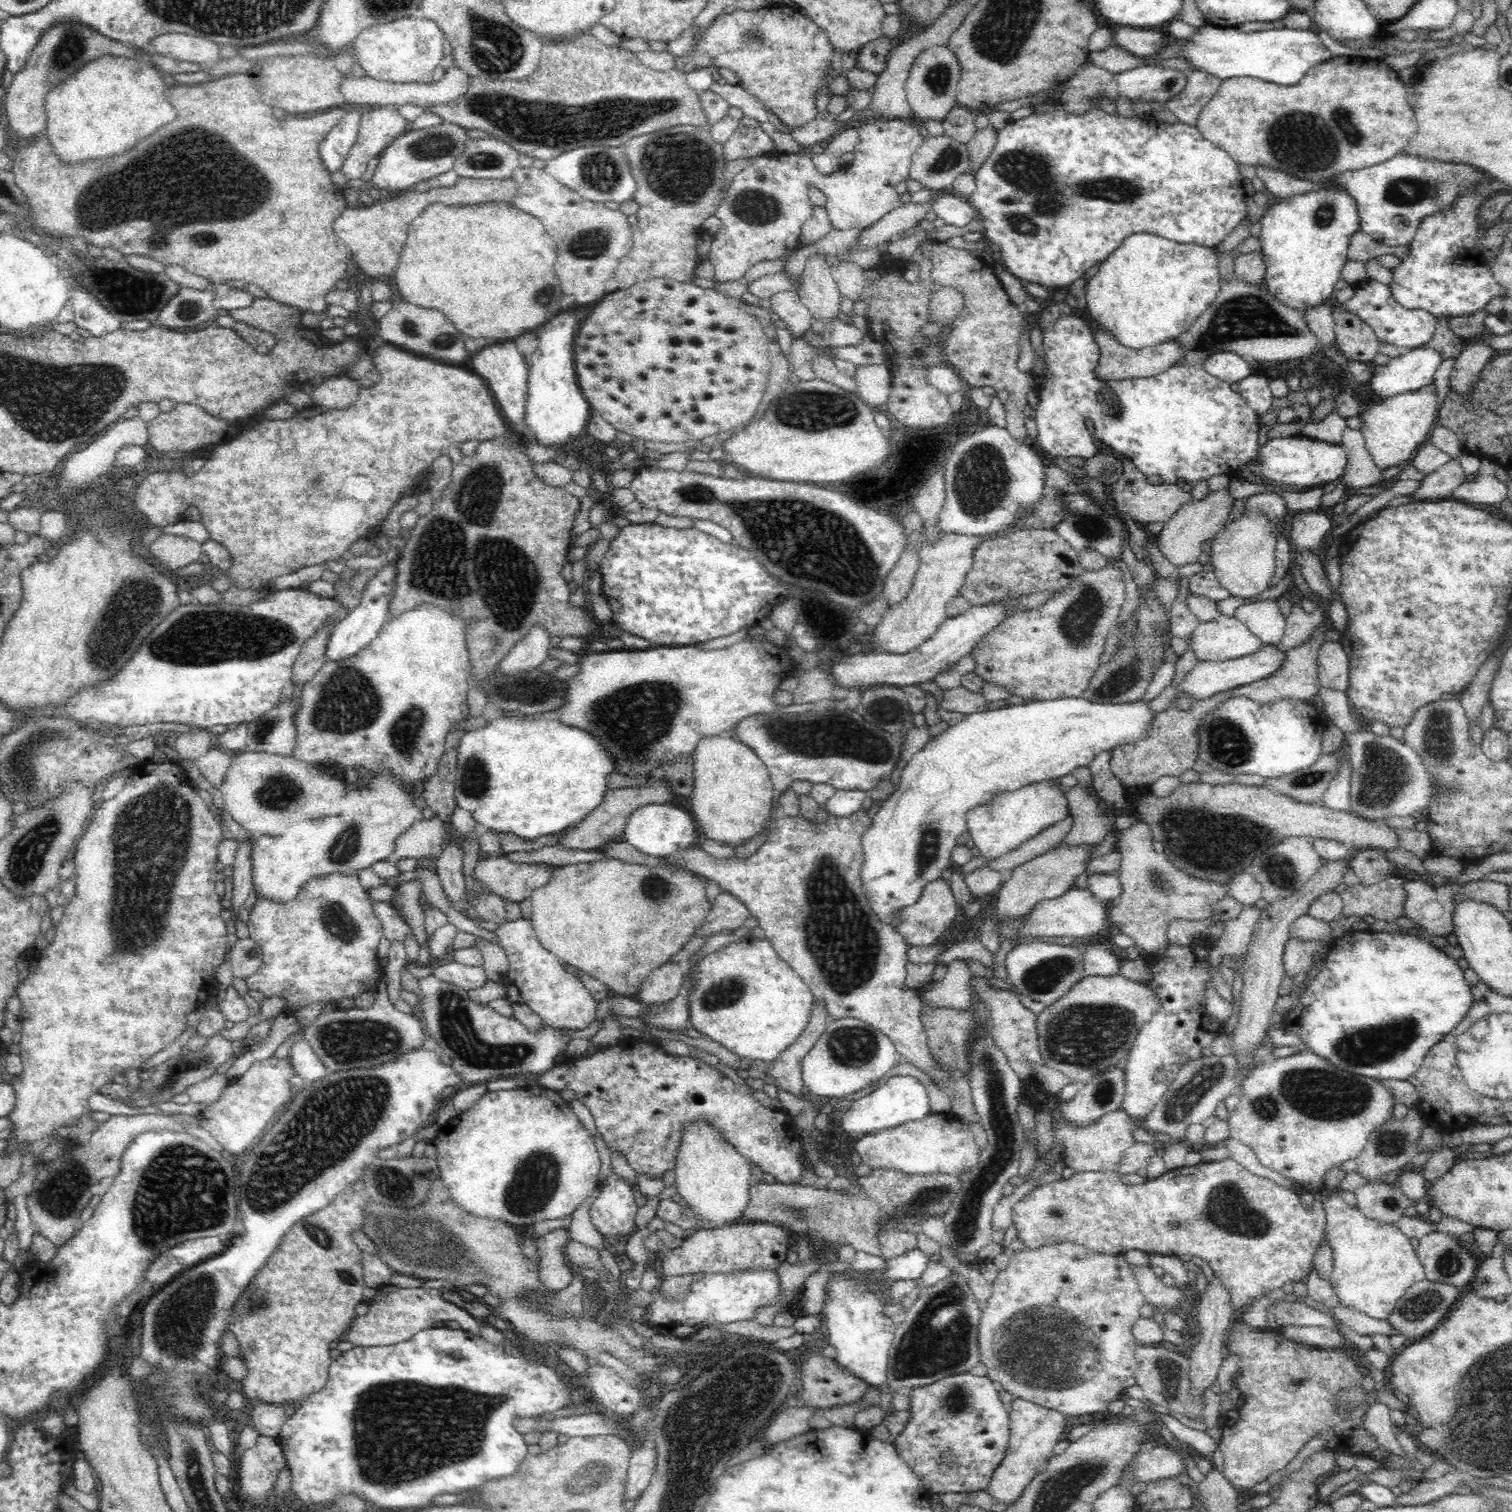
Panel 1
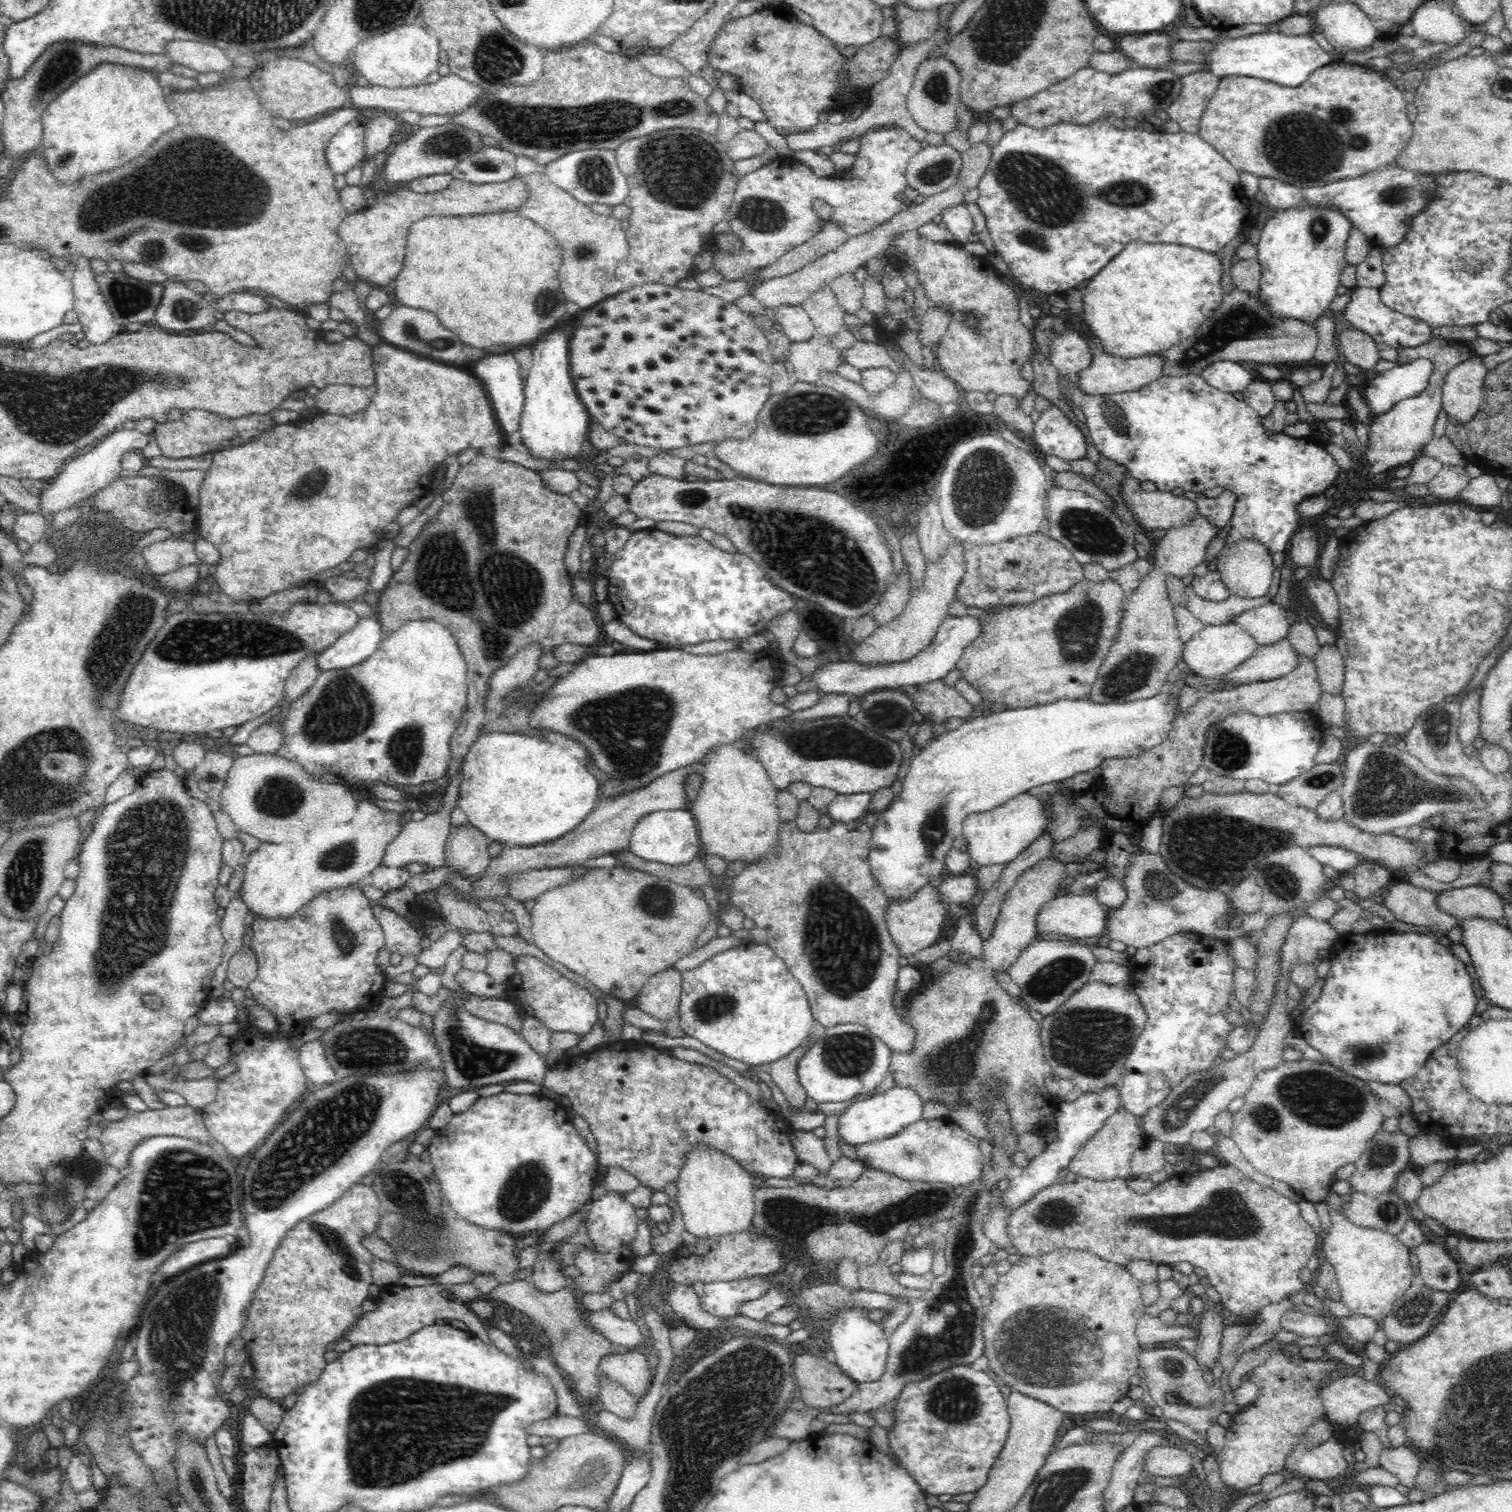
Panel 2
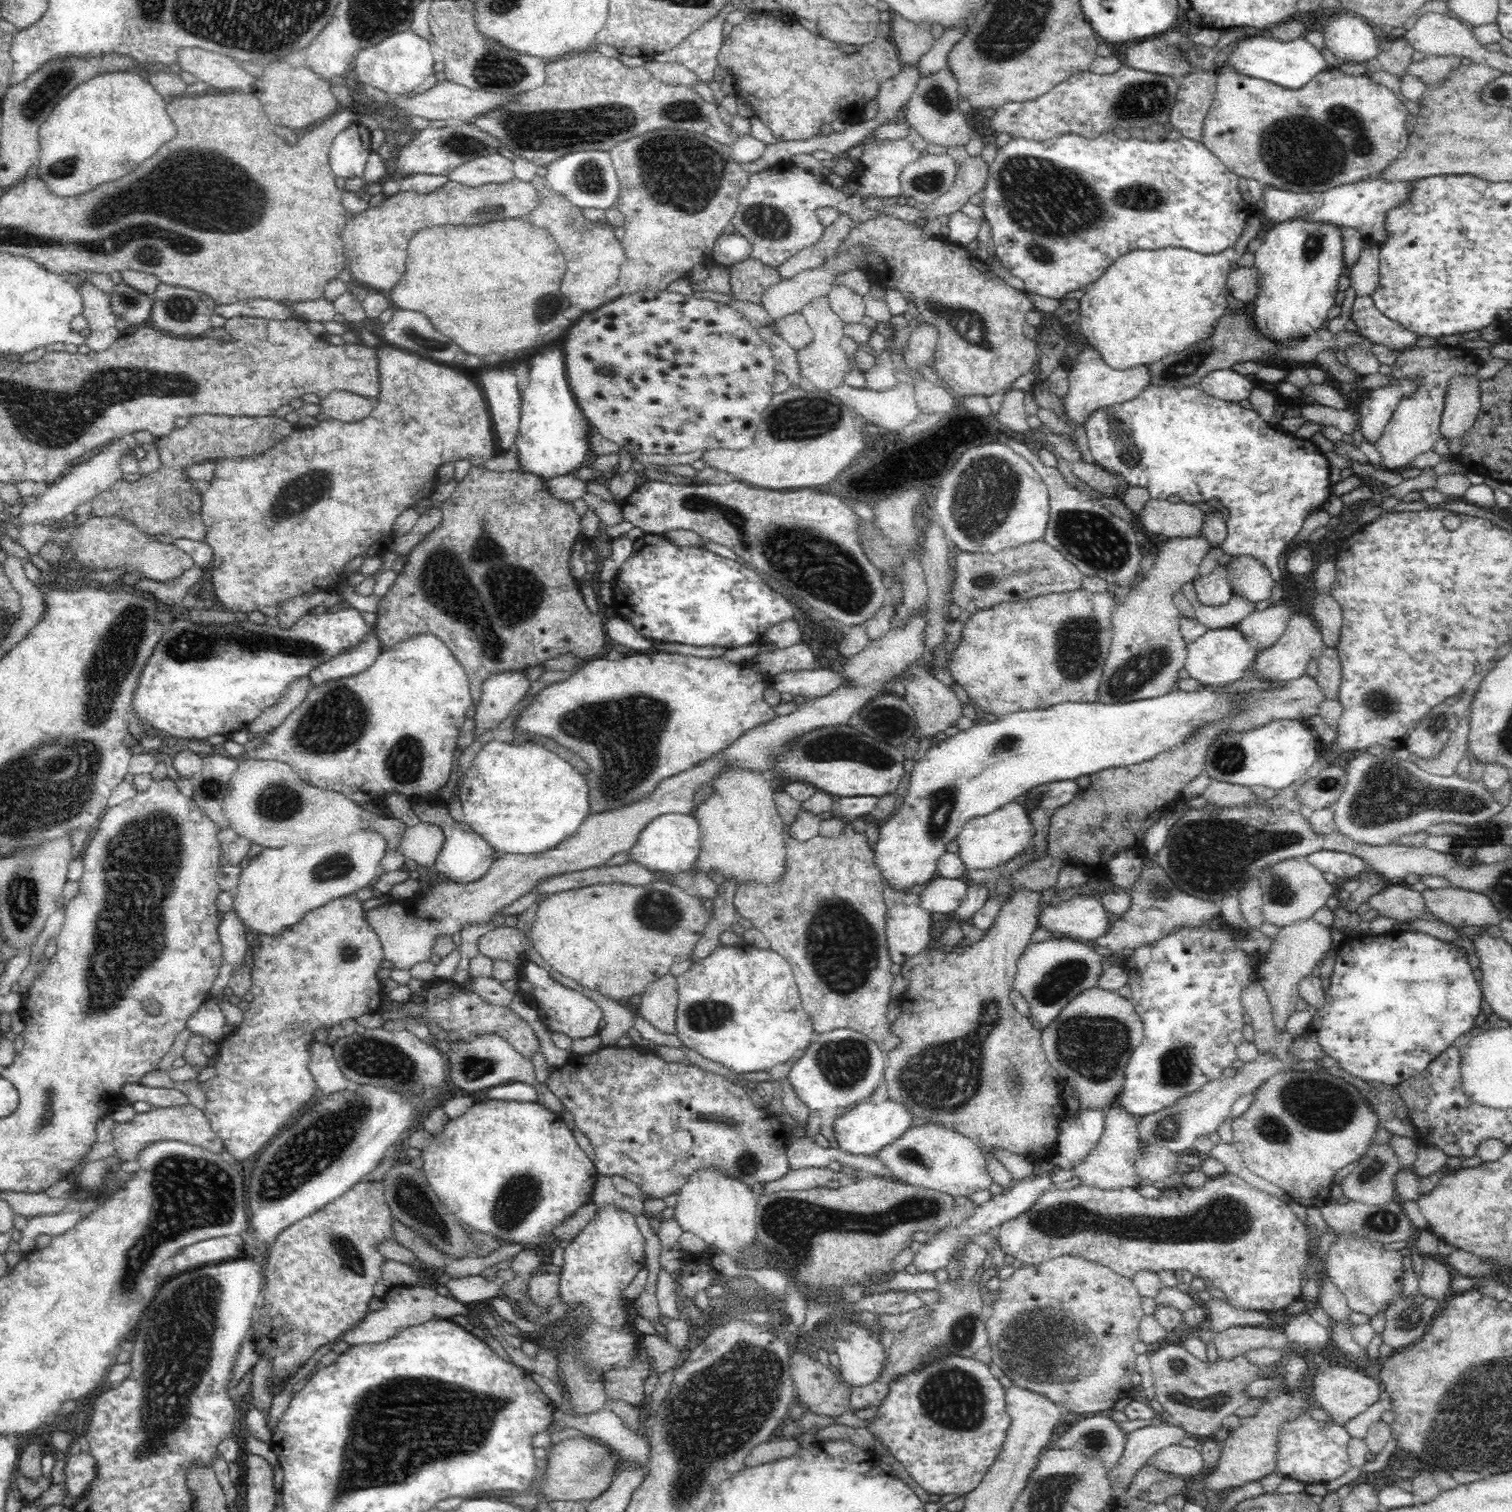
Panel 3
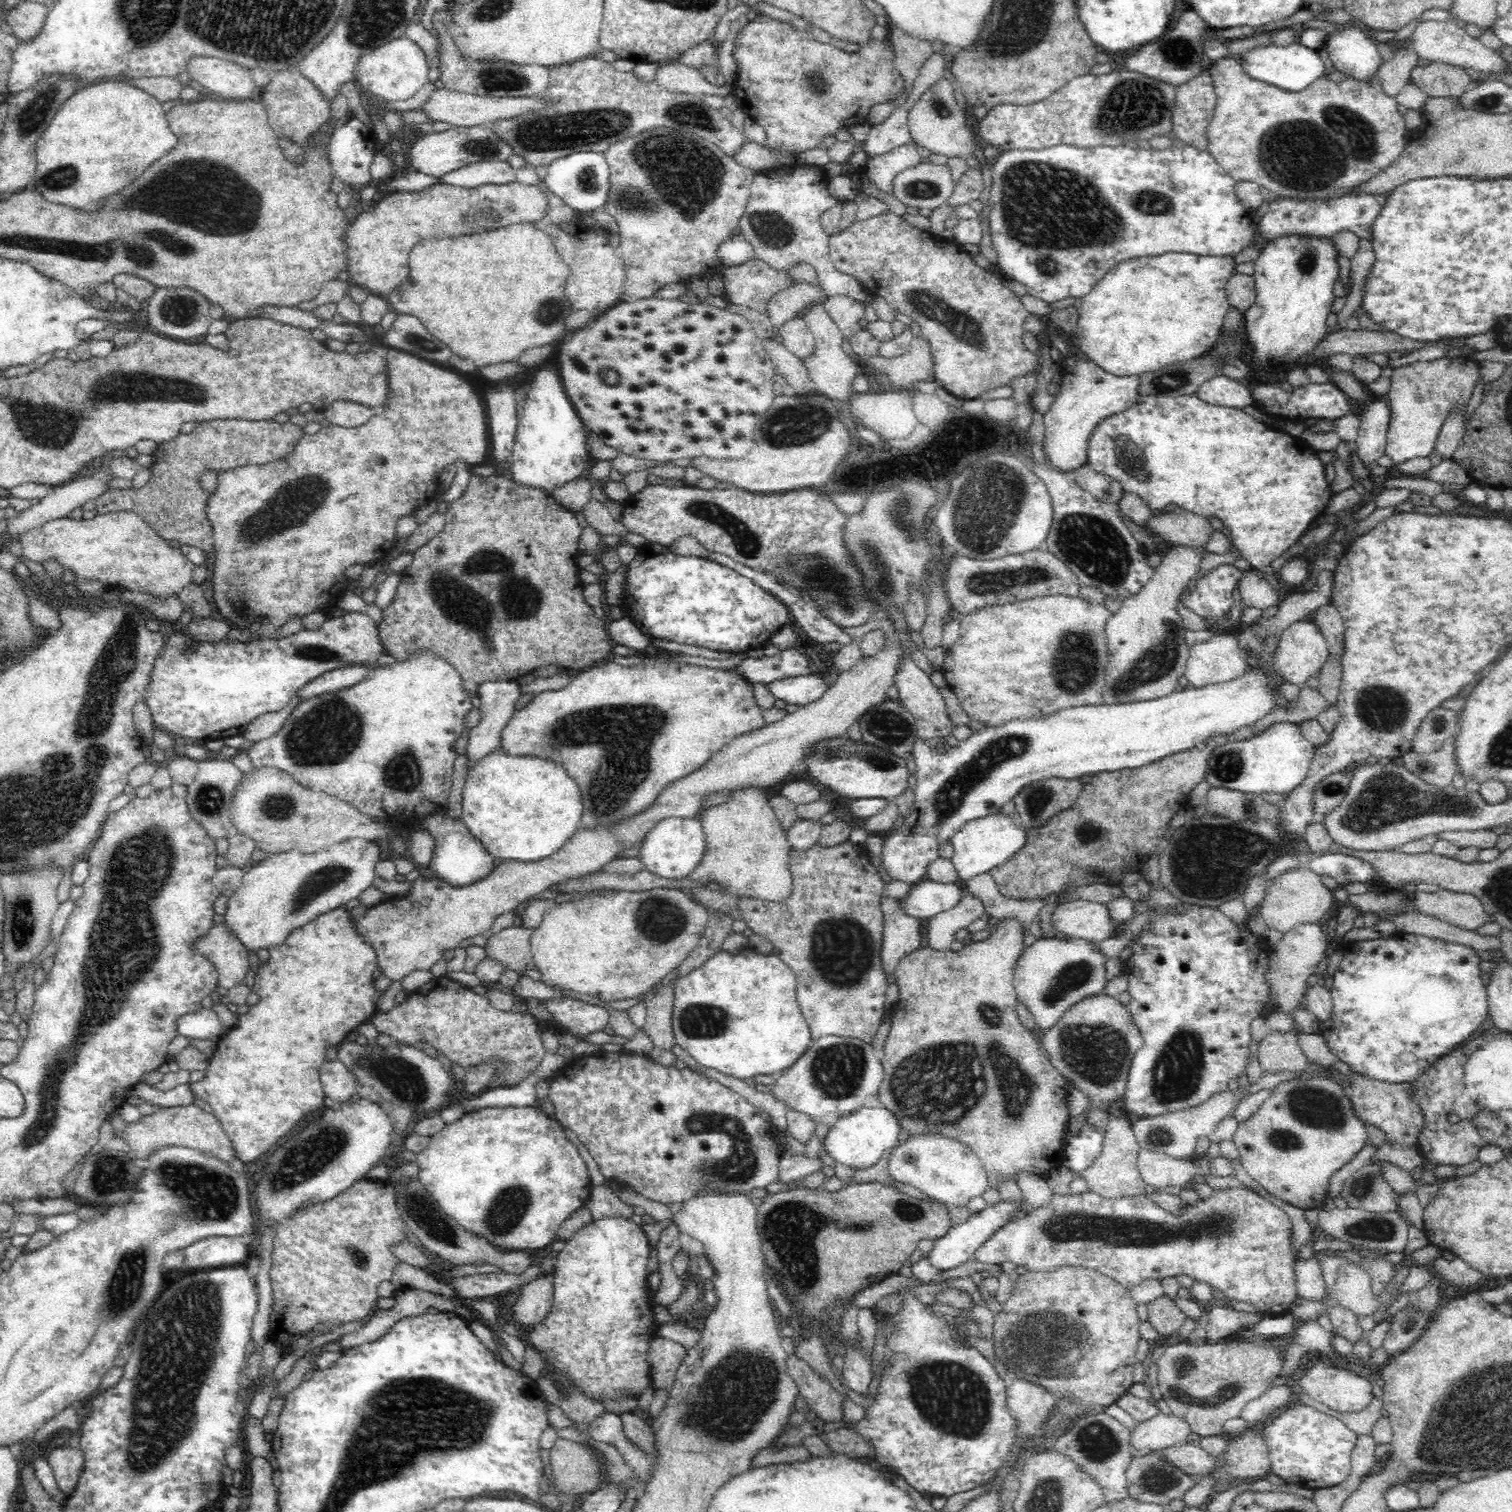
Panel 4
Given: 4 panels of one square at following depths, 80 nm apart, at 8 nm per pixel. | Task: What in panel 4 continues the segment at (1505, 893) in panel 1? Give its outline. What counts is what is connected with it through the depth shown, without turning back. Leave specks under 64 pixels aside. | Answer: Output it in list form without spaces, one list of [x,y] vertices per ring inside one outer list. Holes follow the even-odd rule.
[[[1441,888],[1436,892],[1416,891],[1413,898],[1414,908],[1418,912],[1458,928],[1475,930],[1493,921],[1492,915],[1484,909],[1482,900],[1468,893]]]

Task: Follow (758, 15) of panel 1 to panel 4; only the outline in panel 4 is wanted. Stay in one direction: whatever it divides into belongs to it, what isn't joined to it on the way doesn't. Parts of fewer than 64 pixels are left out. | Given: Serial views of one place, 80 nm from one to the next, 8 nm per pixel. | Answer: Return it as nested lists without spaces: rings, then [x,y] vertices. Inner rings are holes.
[[[761,14],[754,24],[742,27],[734,40],[732,56],[738,66],[737,78],[732,85],[739,109],[766,129],[766,148],[792,149],[805,152],[816,148],[826,138],[834,136],[840,128],[848,128],[866,122],[874,105],[884,104],[900,97],[905,81],[895,66],[895,53],[891,46],[880,40],[866,44],[866,58],[860,52],[849,54],[835,44],[818,42],[806,30],[800,30],[788,22]]]

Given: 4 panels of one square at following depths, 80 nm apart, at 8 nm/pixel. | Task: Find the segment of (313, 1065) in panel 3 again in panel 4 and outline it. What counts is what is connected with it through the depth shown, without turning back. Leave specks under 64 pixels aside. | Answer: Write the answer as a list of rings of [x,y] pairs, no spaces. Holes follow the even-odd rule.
[[[324,1058],[318,1064],[319,1081],[322,1085],[324,1096],[334,1101],[343,1101],[352,1094],[358,1093],[358,1084],[352,1074],[338,1060]]]

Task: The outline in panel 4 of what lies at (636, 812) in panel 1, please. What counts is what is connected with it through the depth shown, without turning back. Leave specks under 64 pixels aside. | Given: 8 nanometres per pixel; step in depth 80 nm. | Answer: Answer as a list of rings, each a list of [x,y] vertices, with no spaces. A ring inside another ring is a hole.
[[[696,816],[664,817],[643,836],[637,846],[640,846],[637,858],[650,872],[676,882],[688,876],[700,862],[705,851],[703,828]]]

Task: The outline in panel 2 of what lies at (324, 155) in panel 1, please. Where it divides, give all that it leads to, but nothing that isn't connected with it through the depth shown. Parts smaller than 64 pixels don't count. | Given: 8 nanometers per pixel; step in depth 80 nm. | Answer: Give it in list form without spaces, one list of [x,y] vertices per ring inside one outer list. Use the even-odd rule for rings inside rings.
[[[359,117],[343,124],[330,137],[324,152],[327,165],[335,176],[346,174],[361,159],[364,141],[365,128]]]

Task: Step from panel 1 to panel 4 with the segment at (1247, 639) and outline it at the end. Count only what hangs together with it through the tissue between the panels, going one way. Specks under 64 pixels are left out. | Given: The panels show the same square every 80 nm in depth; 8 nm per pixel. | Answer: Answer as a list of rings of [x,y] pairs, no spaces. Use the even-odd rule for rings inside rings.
[[[1238,631],[1213,632],[1212,636],[1208,637],[1208,640],[1198,641],[1190,647],[1184,675],[1190,682],[1193,691],[1214,684],[1232,682],[1232,680],[1244,676],[1244,672],[1246,672],[1249,660],[1253,657],[1253,654],[1240,648],[1237,635]]]

